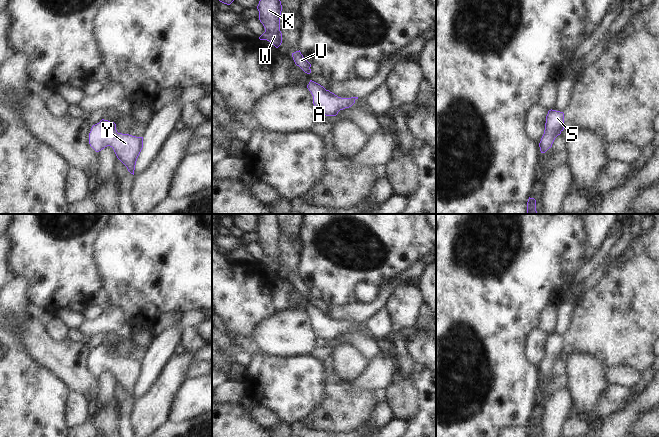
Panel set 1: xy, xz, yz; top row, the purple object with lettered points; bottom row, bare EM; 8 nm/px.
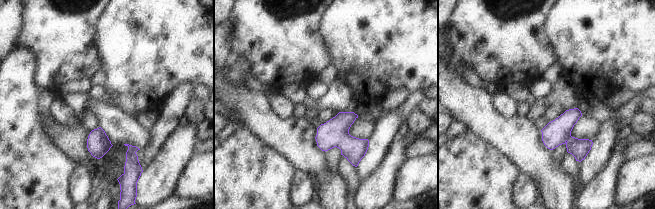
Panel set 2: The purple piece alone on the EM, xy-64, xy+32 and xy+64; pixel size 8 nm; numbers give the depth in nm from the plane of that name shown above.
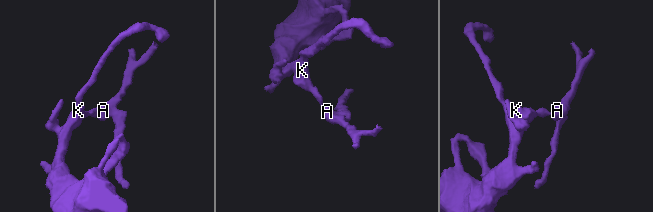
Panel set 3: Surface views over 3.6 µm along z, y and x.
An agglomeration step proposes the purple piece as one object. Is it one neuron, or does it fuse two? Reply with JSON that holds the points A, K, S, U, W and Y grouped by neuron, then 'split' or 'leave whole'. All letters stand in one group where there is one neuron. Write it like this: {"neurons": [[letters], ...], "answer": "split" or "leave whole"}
{"neurons": [["A", "K", "S", "U", "W", "Y"]], "answer": "leave whole"}

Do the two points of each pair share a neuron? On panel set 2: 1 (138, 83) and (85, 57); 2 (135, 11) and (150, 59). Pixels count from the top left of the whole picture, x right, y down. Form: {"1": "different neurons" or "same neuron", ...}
{"1": "different neurons", "2": "same neuron"}

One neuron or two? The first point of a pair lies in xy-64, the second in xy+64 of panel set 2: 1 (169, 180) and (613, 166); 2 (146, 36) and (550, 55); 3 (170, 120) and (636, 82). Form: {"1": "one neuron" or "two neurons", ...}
{"1": "one neuron", "2": "two neurons", "3": "two neurons"}

